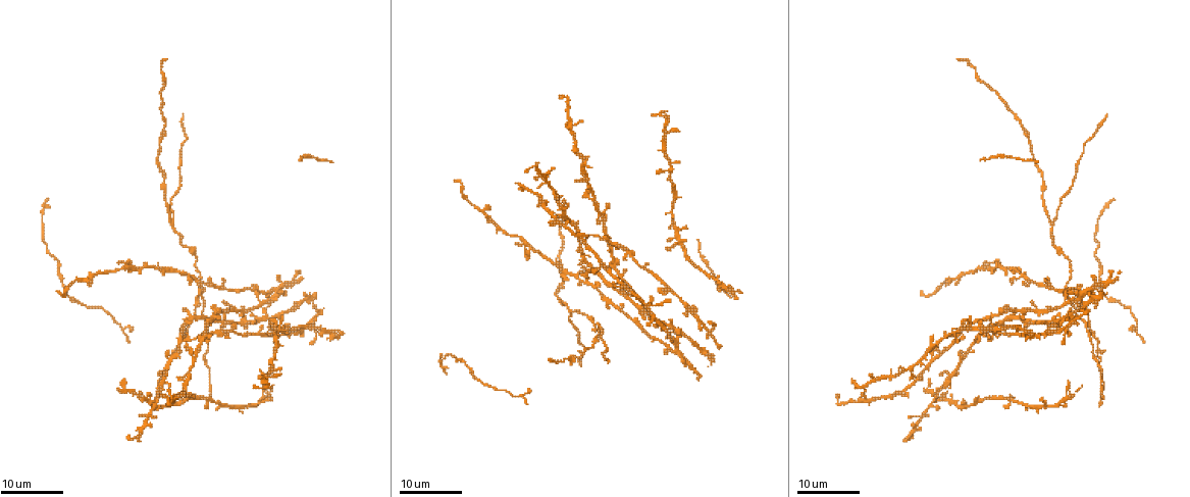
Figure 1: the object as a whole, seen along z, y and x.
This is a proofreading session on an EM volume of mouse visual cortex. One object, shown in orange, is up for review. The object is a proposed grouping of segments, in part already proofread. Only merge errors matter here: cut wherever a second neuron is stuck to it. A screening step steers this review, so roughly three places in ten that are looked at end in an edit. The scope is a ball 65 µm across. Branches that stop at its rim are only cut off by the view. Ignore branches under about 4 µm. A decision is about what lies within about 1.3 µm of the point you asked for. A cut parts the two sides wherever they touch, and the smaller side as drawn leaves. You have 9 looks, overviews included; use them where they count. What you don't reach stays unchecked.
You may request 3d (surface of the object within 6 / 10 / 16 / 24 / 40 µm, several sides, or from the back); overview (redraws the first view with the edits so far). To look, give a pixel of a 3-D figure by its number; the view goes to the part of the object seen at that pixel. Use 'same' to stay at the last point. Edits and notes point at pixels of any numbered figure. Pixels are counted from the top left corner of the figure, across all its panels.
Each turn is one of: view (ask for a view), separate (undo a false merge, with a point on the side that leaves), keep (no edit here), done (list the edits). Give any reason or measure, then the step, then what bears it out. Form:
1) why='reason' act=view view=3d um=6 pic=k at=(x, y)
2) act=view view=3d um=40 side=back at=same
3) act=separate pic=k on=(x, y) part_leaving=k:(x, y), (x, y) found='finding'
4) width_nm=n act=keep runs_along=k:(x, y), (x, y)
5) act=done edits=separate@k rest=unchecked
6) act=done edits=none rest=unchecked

act=view view=3d um=16 pic=1 at=(1053, 222)

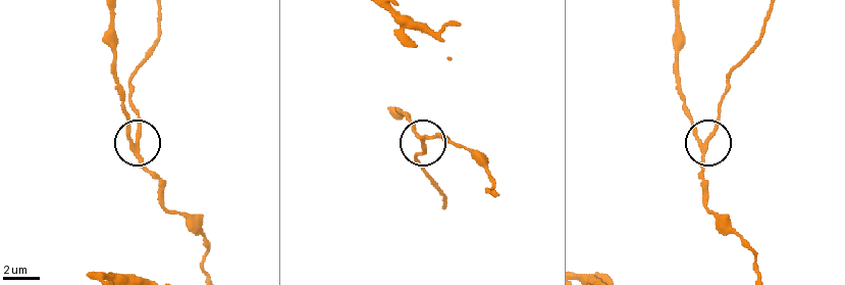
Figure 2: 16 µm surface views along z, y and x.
act=view view=3d um=6 pic=2 at=(704, 140)

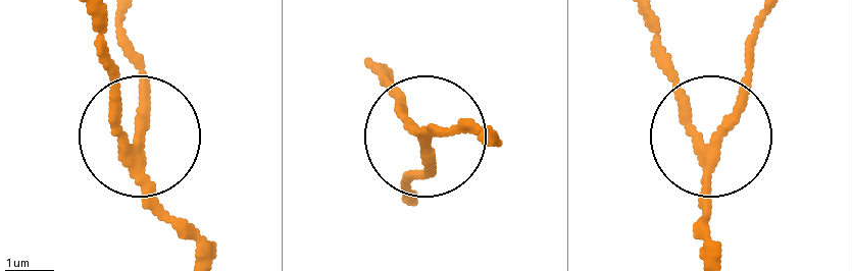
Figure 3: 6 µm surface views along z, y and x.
act=view view=3d um=6 side=back pic=3 at=(711, 140)

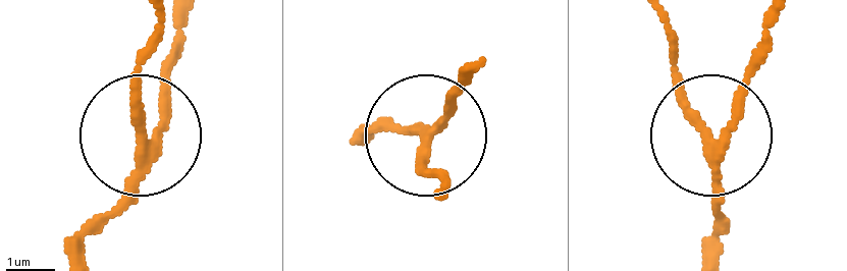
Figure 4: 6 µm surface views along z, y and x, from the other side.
act=separate pic=4 on=(161, 87) part_leaving=4:(146, 153), (187, 10) found='two neurons meet here'

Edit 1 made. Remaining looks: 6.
act=view view=overview

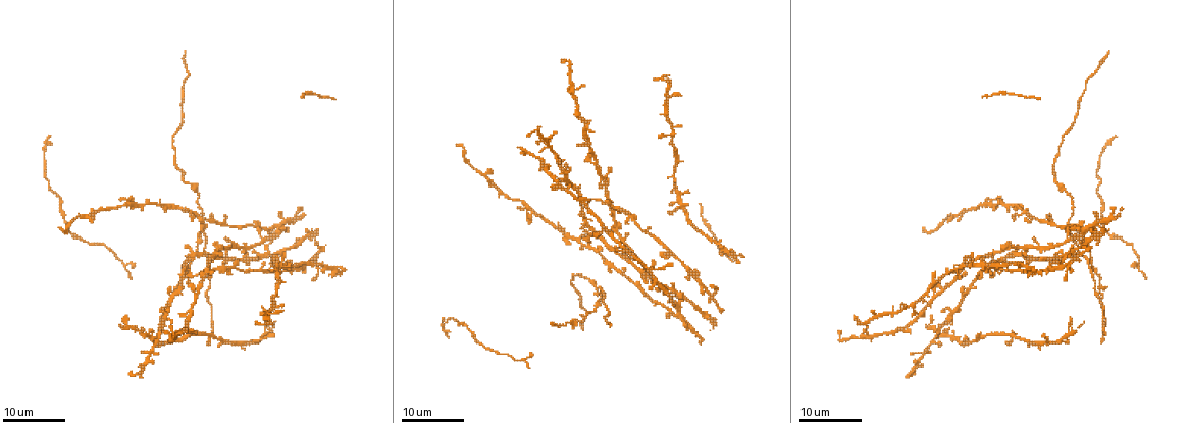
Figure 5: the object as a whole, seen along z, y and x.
why='three arms meet' act=view view=3d um=16 pic=5 at=(180, 209)

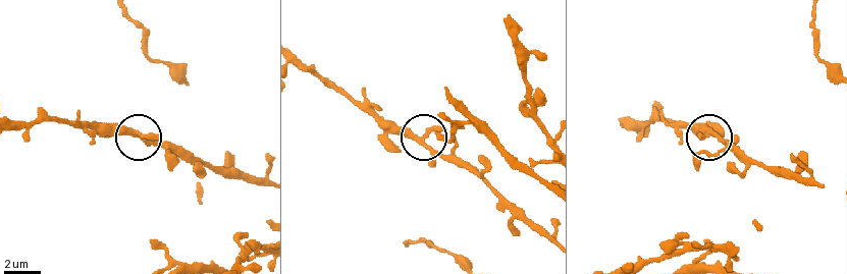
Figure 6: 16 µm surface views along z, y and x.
why='closer look' act=view view=3d um=10 pic=6 at=(712, 134)

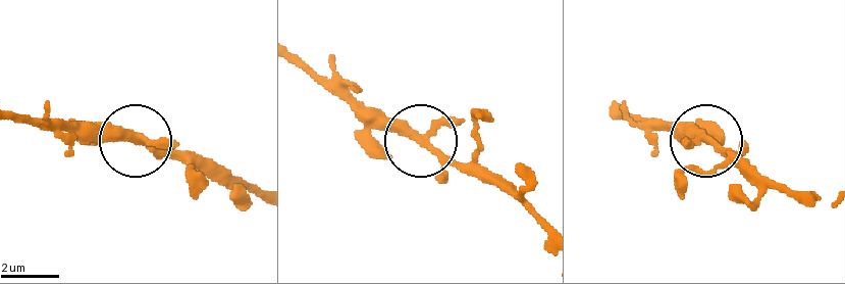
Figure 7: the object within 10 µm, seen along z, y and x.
arms=3 act=keep runs_along=7:(543, 225), (491, 183), (356, 117) found='all the same neuron'

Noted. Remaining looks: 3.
why='arms part here' act=view view=3d um=24 pic=5 at=(985, 265)

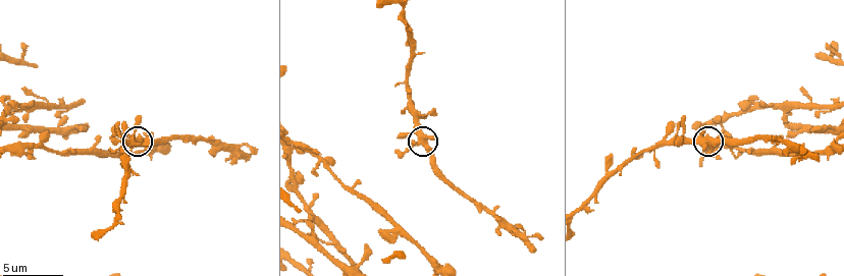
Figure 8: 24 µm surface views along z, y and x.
why='zoom in' act=view view=3d um=10 pic=8 at=(141, 140)

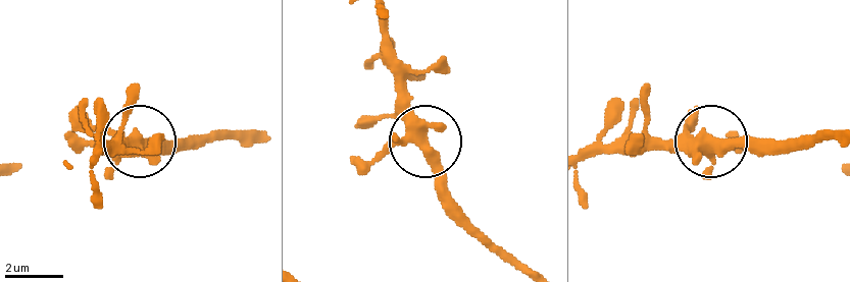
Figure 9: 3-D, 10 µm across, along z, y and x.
act=keep found='all the same neuron'

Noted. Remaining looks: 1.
act=done edits=separate@4 rest=unchecked

